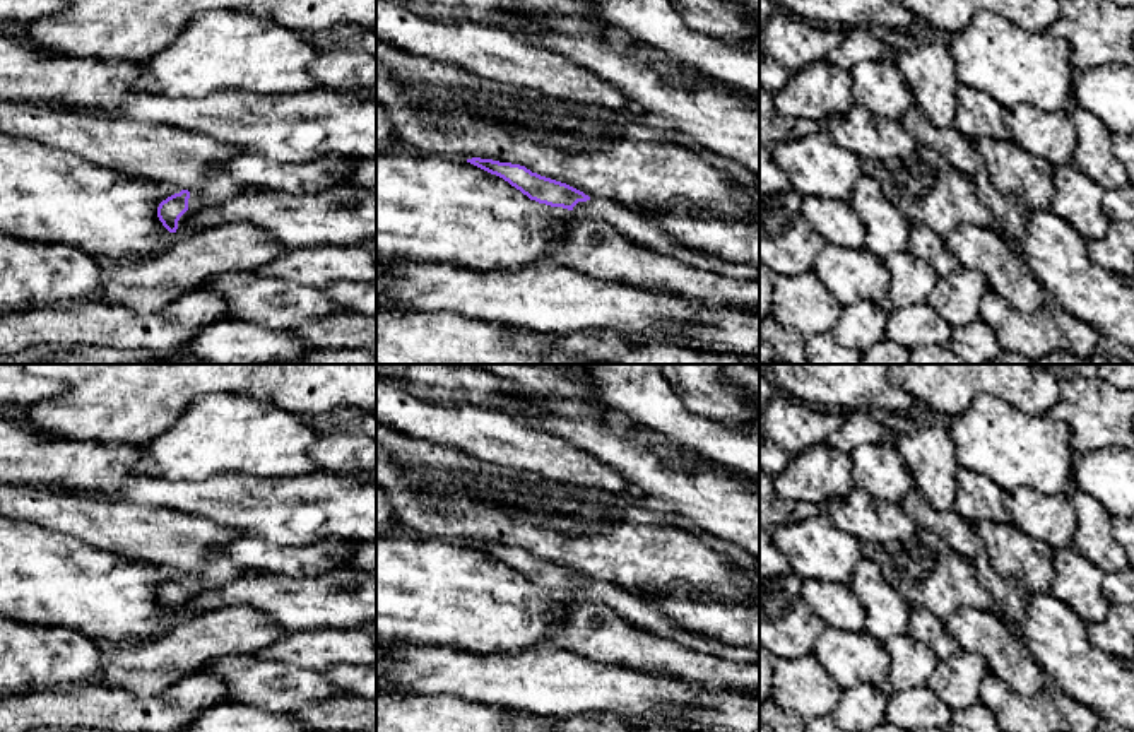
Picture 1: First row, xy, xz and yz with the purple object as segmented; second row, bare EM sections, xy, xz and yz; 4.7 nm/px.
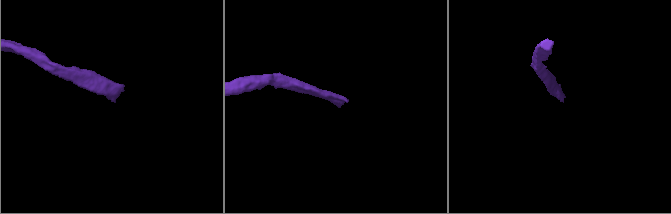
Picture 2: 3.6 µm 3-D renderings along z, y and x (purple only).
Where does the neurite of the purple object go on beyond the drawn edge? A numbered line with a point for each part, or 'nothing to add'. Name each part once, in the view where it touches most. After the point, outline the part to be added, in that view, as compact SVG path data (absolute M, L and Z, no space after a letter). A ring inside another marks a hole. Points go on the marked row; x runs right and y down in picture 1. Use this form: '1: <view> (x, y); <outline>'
1: xy (218, 187); M210 173L202 185L190 192L188 210L180 217L178 227L183 226L197 210L219 205L241 193L245 188L246 186L236 183L227 173Z

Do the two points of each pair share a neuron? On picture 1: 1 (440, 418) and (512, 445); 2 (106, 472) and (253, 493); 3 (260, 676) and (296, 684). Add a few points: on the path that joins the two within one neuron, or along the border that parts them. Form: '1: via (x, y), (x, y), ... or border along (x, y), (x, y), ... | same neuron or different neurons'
1: via (457, 426), (495, 436) | same neuron
2: via (142, 489), (171, 495), (218, 495) | same neuron
3: via (269, 684), (288, 684) | same neuron

